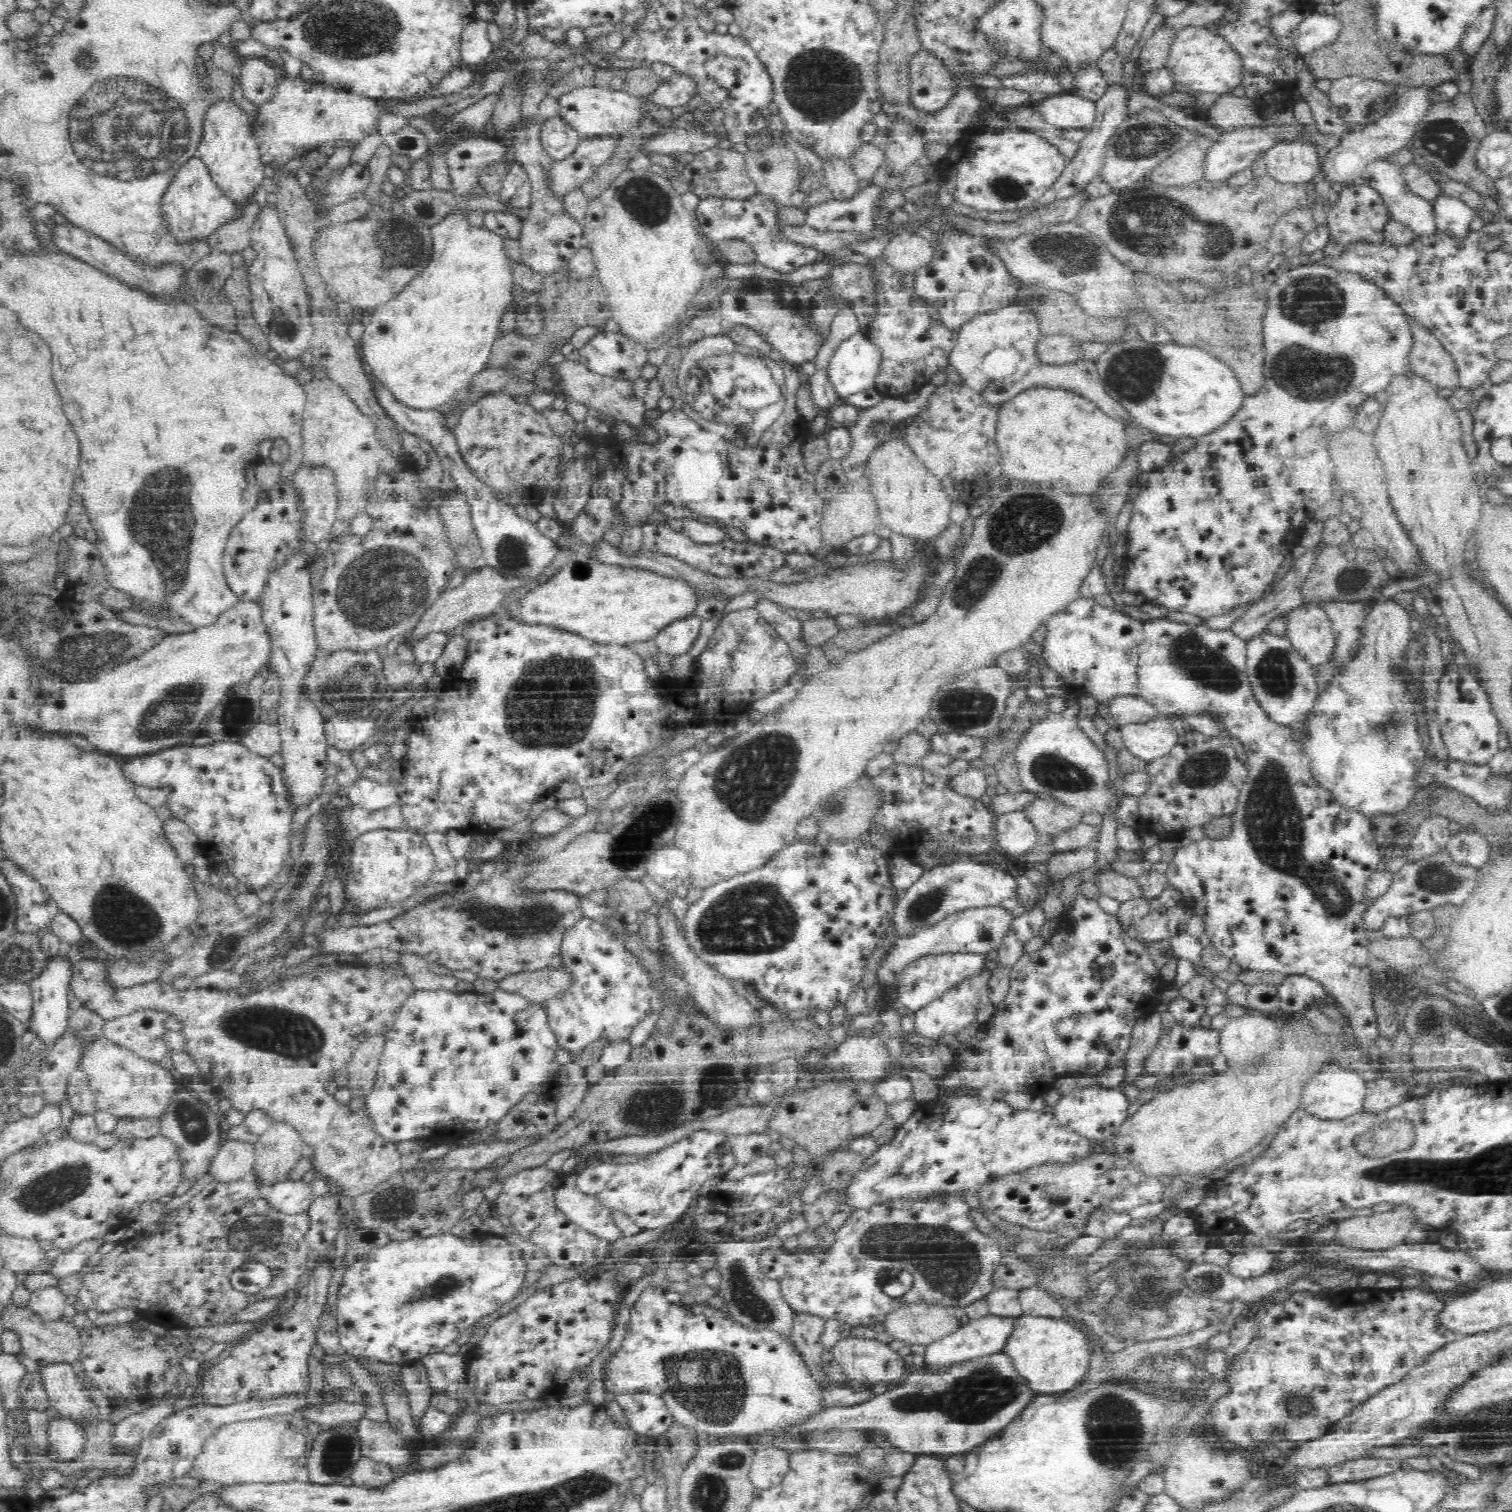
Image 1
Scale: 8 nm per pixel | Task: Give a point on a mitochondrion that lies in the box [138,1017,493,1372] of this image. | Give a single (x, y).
(256, 1234)

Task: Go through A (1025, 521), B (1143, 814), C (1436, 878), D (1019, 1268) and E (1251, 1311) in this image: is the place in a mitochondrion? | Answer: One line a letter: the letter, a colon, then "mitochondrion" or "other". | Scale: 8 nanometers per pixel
A: mitochondrion
B: other
C: mitochondrion
D: other
E: other

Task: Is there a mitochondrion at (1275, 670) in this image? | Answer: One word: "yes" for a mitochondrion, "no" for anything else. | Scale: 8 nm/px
yes

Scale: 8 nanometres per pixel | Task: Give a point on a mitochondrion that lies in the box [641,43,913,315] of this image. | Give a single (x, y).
(822, 85)

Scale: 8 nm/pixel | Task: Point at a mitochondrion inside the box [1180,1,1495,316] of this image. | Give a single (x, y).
(1445, 139)

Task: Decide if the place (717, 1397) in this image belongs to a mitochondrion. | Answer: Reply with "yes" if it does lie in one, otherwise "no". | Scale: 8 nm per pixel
yes

